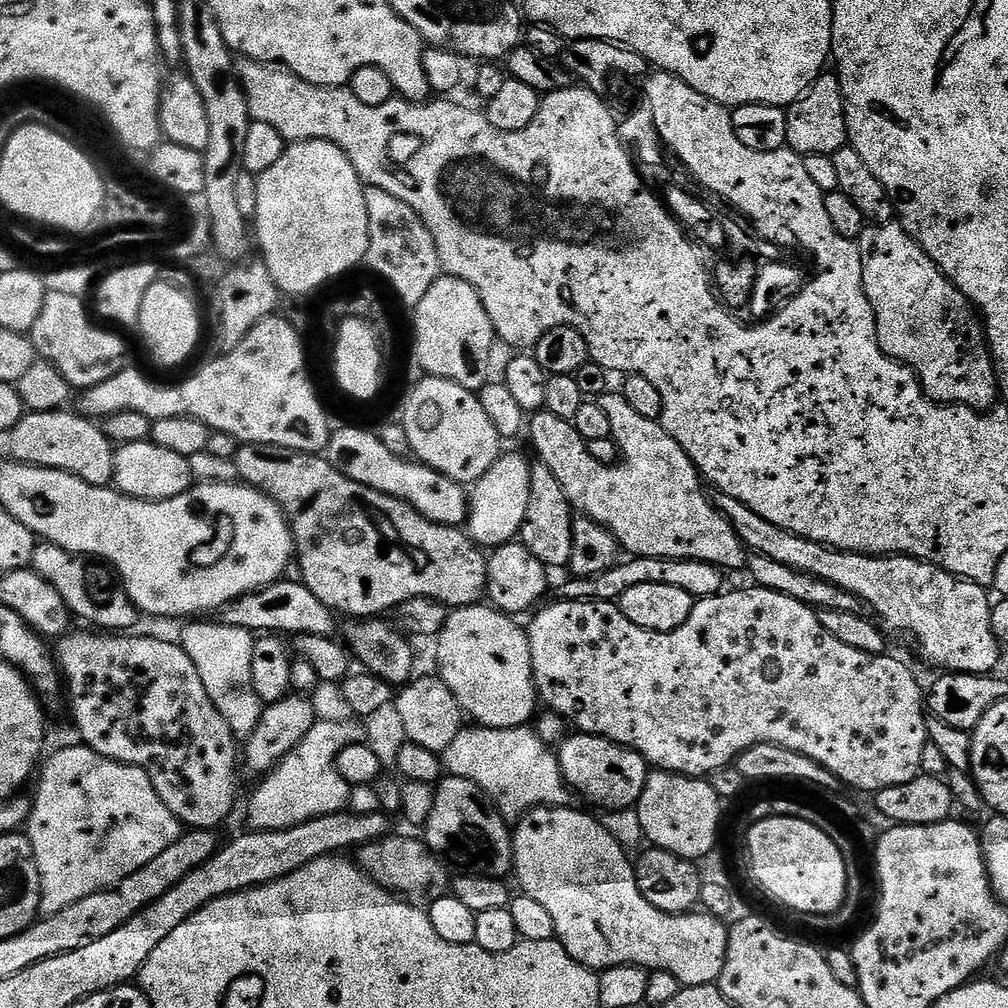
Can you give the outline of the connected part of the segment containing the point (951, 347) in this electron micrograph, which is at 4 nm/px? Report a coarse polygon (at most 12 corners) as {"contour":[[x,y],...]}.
{"contour":[[899,223],[858,247],[876,341],[938,404],[997,407],[972,301]]}

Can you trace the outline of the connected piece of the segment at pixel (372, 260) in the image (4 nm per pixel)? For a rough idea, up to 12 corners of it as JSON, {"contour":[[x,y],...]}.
{"contour":[[365,187],[367,267],[402,303],[426,298],[440,255],[402,198]]}

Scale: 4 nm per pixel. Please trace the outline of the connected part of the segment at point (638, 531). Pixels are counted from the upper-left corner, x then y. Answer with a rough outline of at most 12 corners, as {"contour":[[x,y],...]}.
{"contour":[[599,397],[622,462],[541,410],[526,436],[629,557],[750,559],[660,420]]}

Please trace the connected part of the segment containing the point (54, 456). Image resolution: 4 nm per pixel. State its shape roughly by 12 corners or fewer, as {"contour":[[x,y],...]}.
{"contour":[[76,410],[28,412],[11,459],[109,487],[116,448]]}

